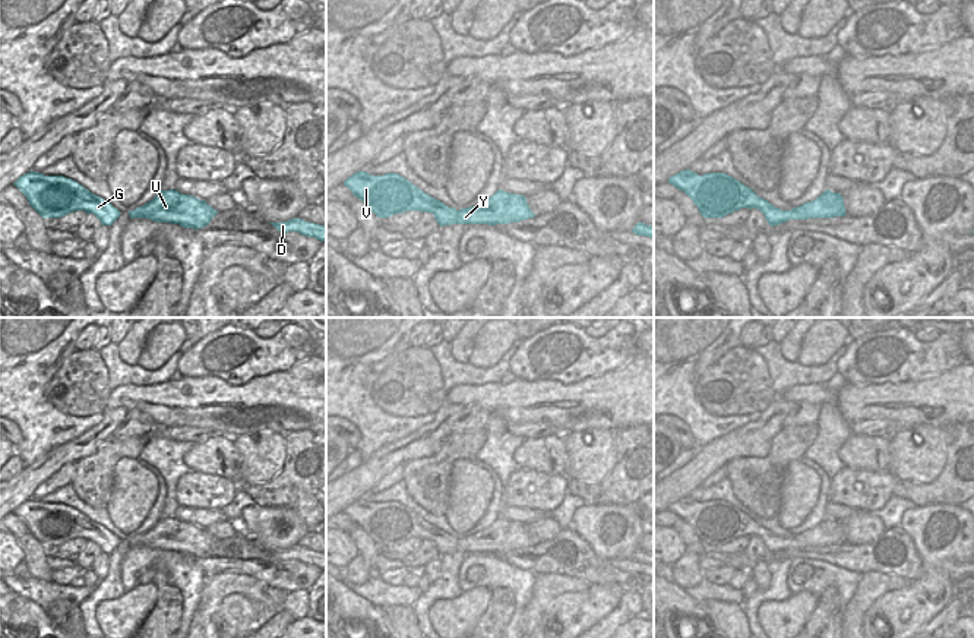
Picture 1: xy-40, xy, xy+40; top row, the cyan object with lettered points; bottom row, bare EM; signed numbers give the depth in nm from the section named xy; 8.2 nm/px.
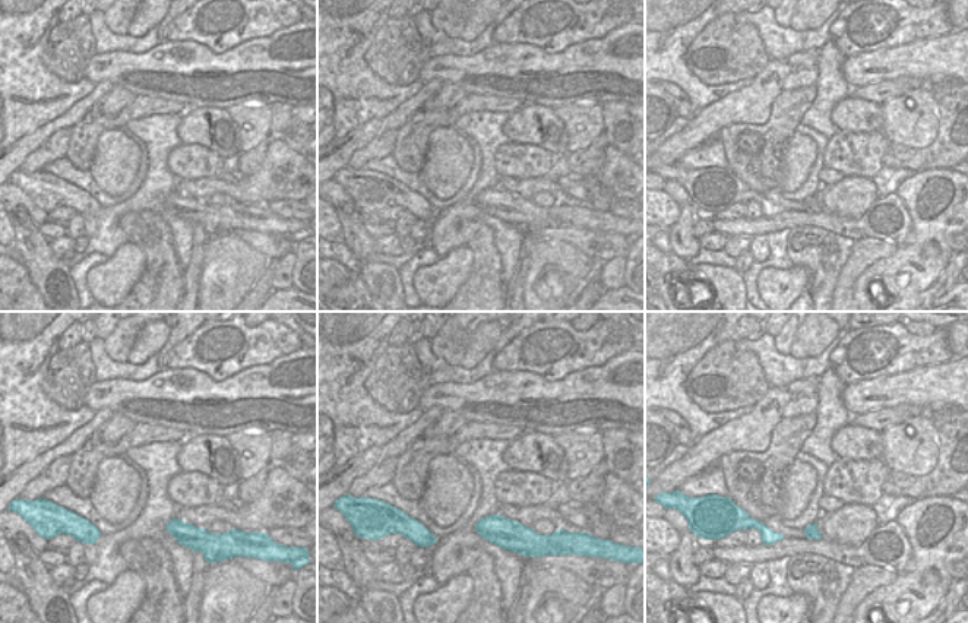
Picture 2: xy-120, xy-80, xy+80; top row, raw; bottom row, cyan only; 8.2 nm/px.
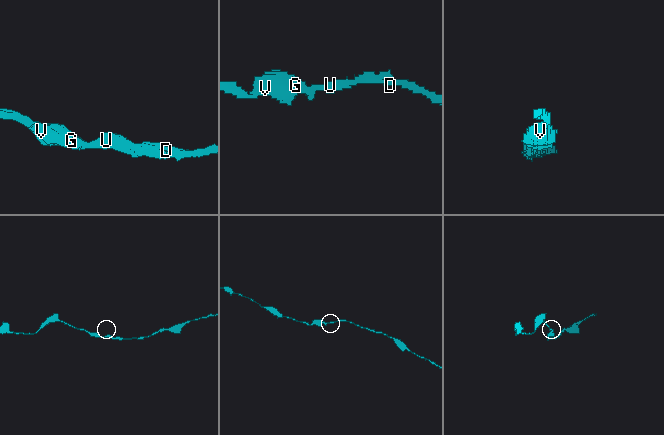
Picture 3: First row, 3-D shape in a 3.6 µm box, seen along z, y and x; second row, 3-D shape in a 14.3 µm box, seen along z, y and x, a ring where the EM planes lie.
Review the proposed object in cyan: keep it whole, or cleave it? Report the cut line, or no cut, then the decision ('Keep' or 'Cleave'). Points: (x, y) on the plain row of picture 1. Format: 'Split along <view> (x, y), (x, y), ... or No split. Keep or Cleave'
No split. Keep.

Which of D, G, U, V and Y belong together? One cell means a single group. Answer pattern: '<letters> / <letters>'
D G U V Y

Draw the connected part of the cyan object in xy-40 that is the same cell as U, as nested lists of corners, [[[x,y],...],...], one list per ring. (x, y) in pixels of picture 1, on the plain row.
[[[161,518],[152,528],[129,538],[130,546],[148,546],[155,550],[178,552],[184,556],[203,556],[218,541],[206,528],[177,518]]]

